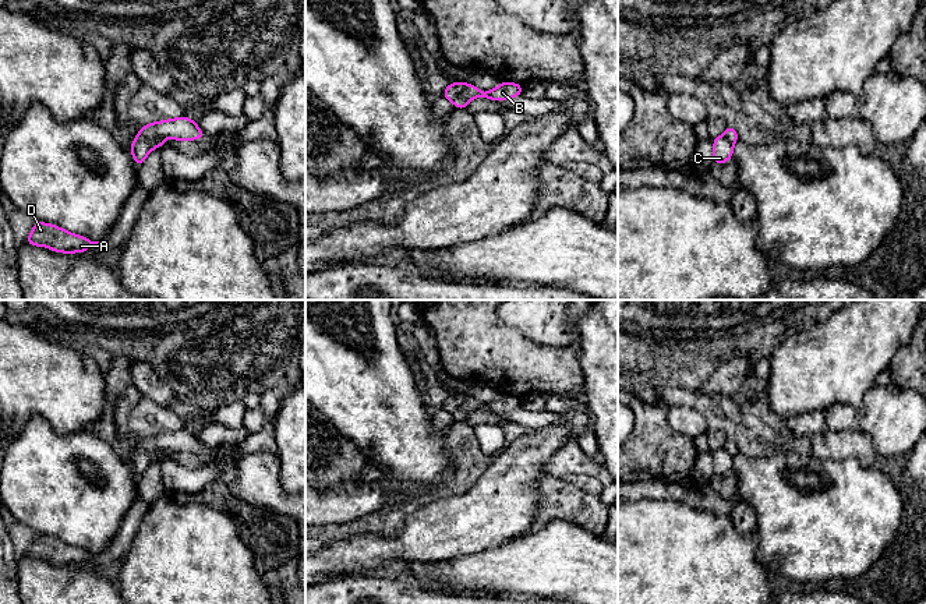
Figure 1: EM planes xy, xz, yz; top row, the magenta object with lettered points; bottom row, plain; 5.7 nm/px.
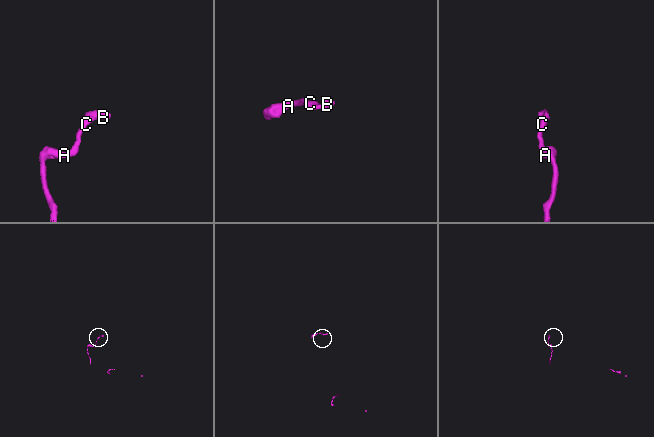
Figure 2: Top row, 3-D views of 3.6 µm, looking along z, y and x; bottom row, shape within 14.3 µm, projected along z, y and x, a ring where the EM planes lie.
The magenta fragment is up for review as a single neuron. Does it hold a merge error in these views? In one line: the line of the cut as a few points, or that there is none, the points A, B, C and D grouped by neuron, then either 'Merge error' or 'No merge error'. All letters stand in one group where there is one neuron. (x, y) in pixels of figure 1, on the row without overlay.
Split along xy (140, 444), (145, 451), (162, 451). Groups: A C D / B. Merge error

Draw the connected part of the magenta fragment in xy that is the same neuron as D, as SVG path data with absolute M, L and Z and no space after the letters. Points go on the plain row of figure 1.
M38 534L33 537L25 557L47 559L54 565L74 566L86 565L99 554L92 554L88 550L78 548L59 540L56 537Z

